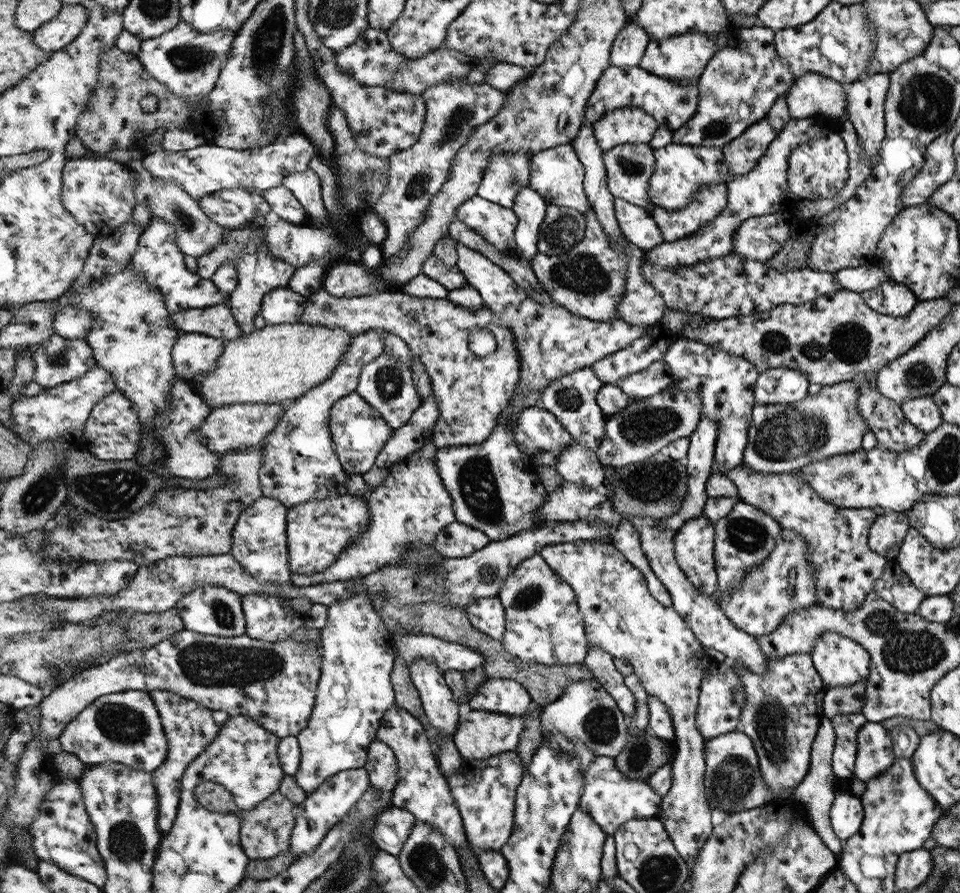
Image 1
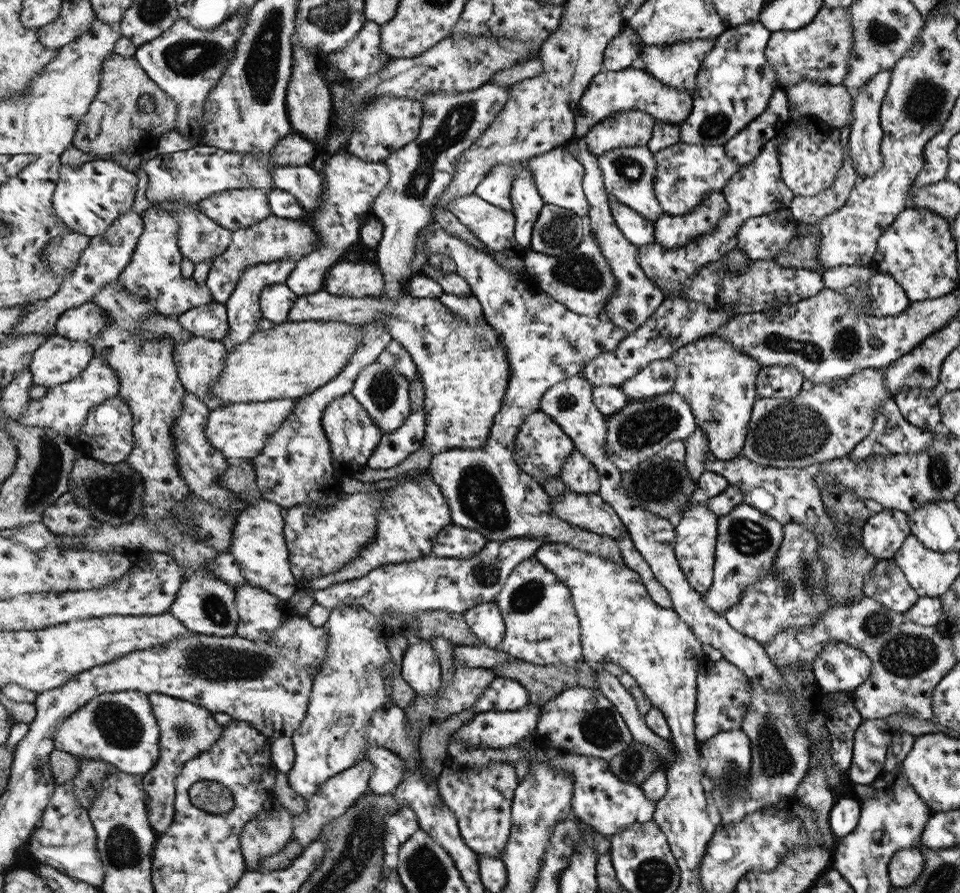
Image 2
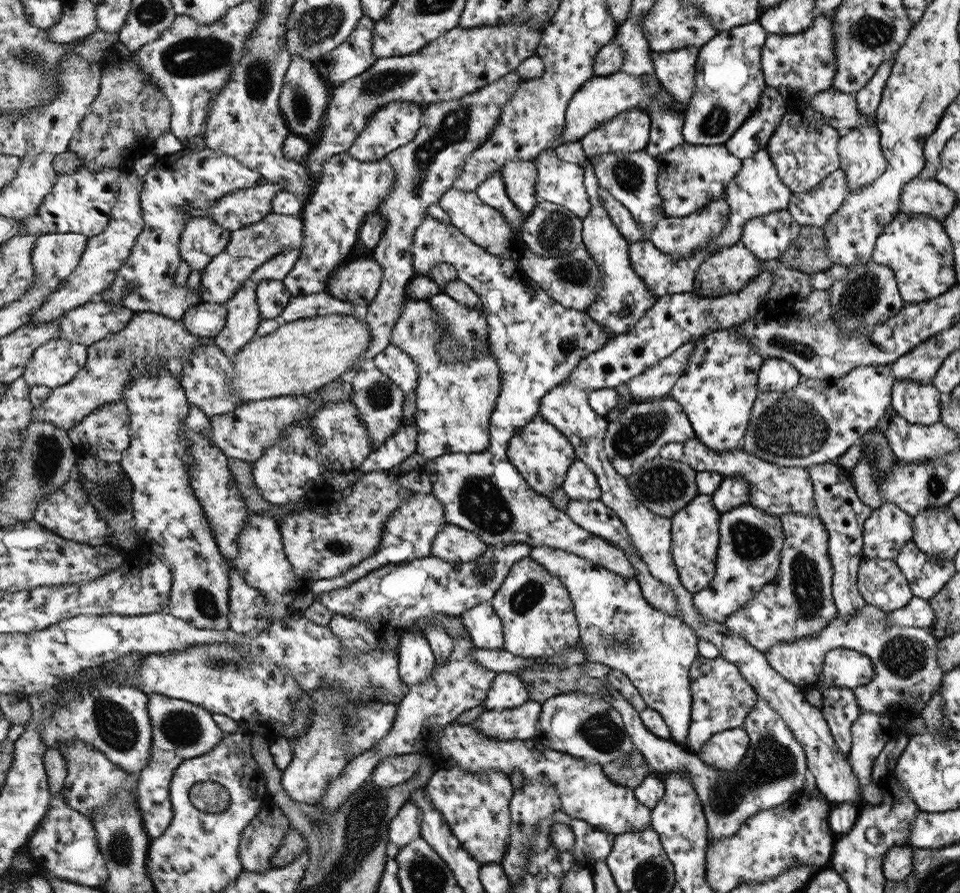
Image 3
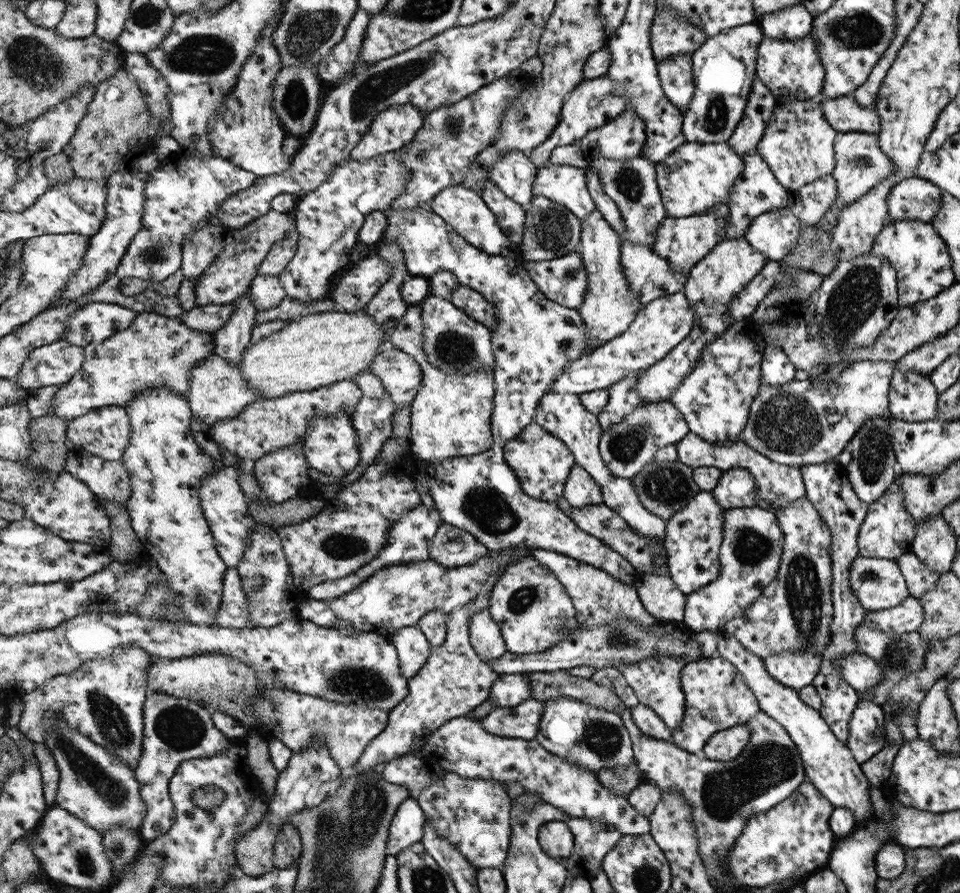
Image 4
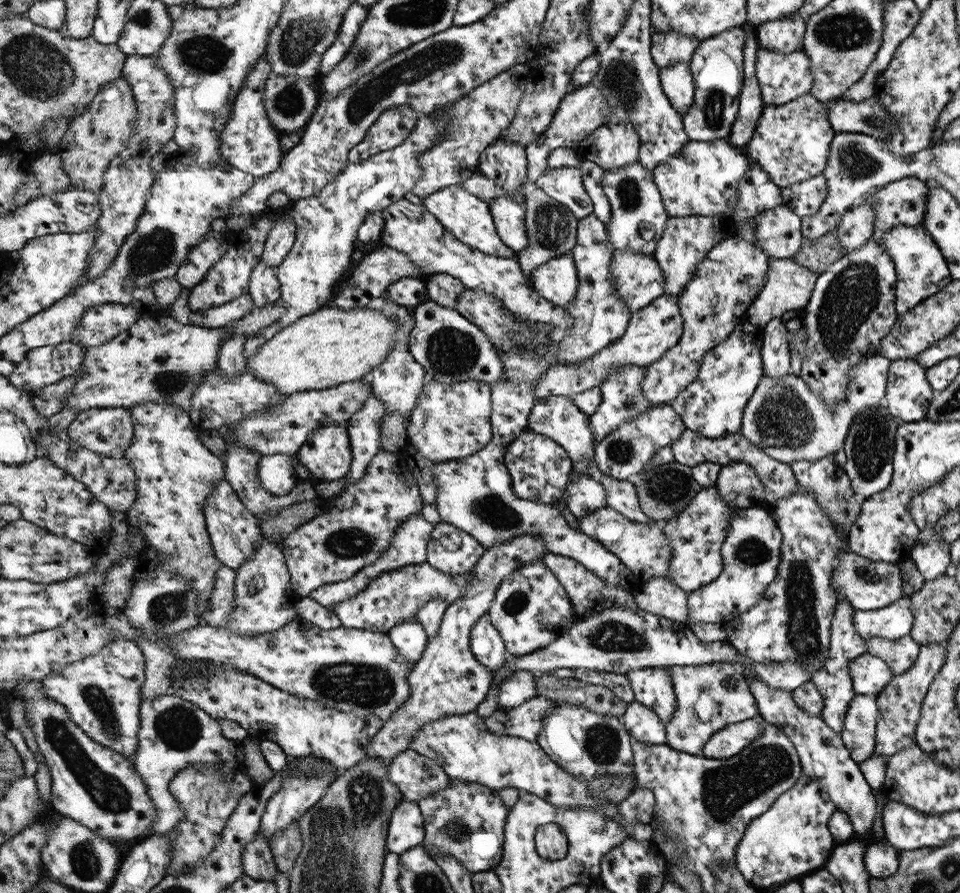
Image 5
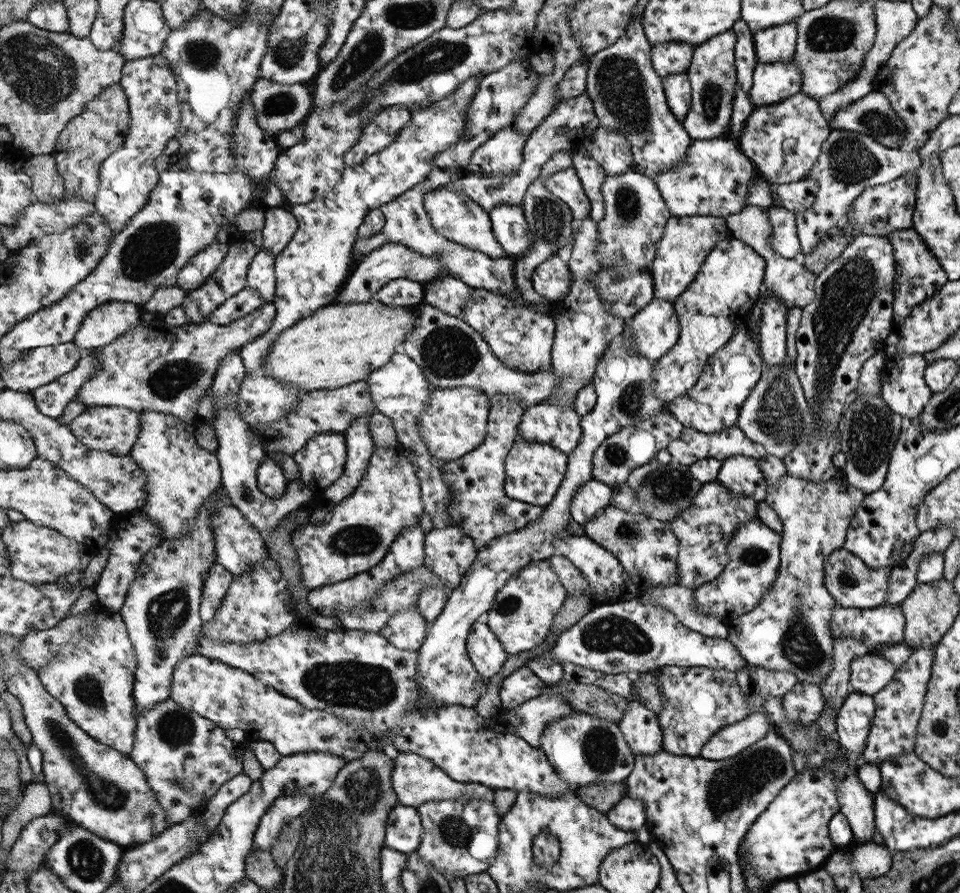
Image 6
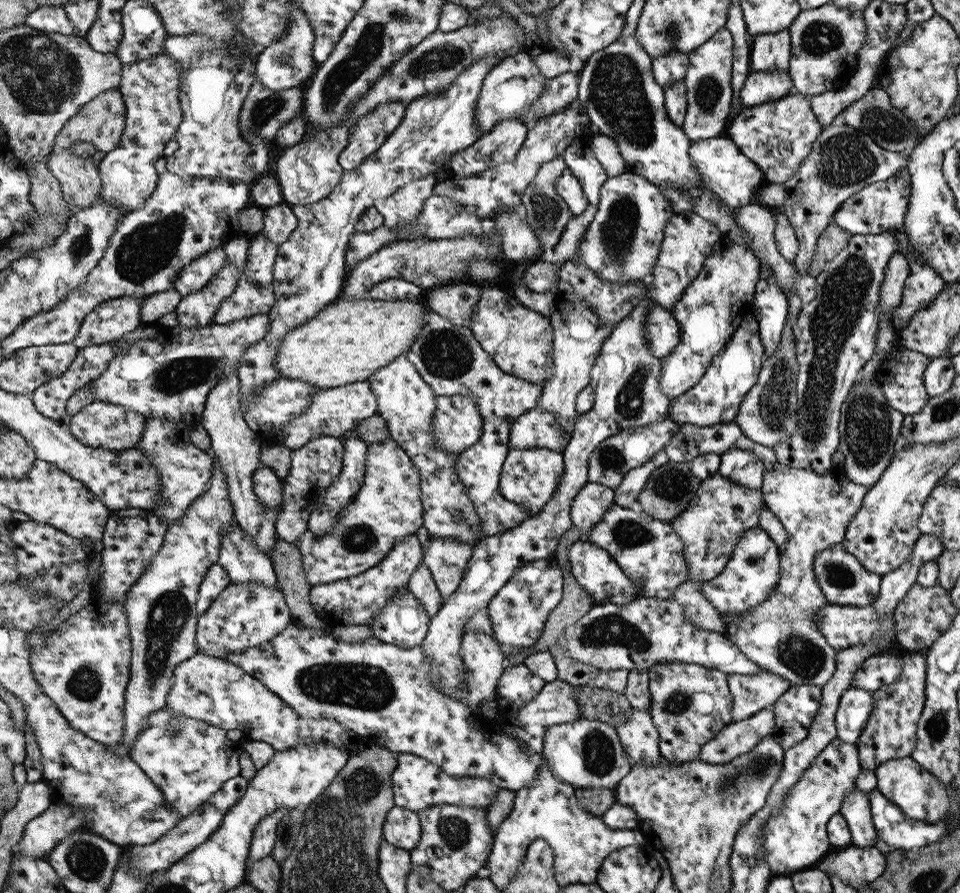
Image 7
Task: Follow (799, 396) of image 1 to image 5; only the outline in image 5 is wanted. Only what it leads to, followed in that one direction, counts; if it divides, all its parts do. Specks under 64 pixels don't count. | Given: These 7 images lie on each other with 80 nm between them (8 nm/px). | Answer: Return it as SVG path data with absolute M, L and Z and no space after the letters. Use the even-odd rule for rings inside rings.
M780 317L771 318L763 327L764 372L769 377L783 377L791 373L790 354L788 354L788 337Z

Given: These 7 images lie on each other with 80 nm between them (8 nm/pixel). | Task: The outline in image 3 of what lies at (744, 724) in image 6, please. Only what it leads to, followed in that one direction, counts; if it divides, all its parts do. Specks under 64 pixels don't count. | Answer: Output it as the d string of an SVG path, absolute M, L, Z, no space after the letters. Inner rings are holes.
M743 727L715 734L699 753L700 758L717 769L737 769L750 748L750 733Z

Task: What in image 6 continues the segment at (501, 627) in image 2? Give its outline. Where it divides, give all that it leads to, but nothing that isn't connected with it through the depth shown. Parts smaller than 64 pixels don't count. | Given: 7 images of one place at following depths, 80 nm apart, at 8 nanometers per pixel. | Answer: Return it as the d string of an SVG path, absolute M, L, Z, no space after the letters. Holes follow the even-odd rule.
M486 615L473 625L467 638L467 646L471 661L475 663L487 686L492 677L502 672L508 652L495 631L488 625Z

